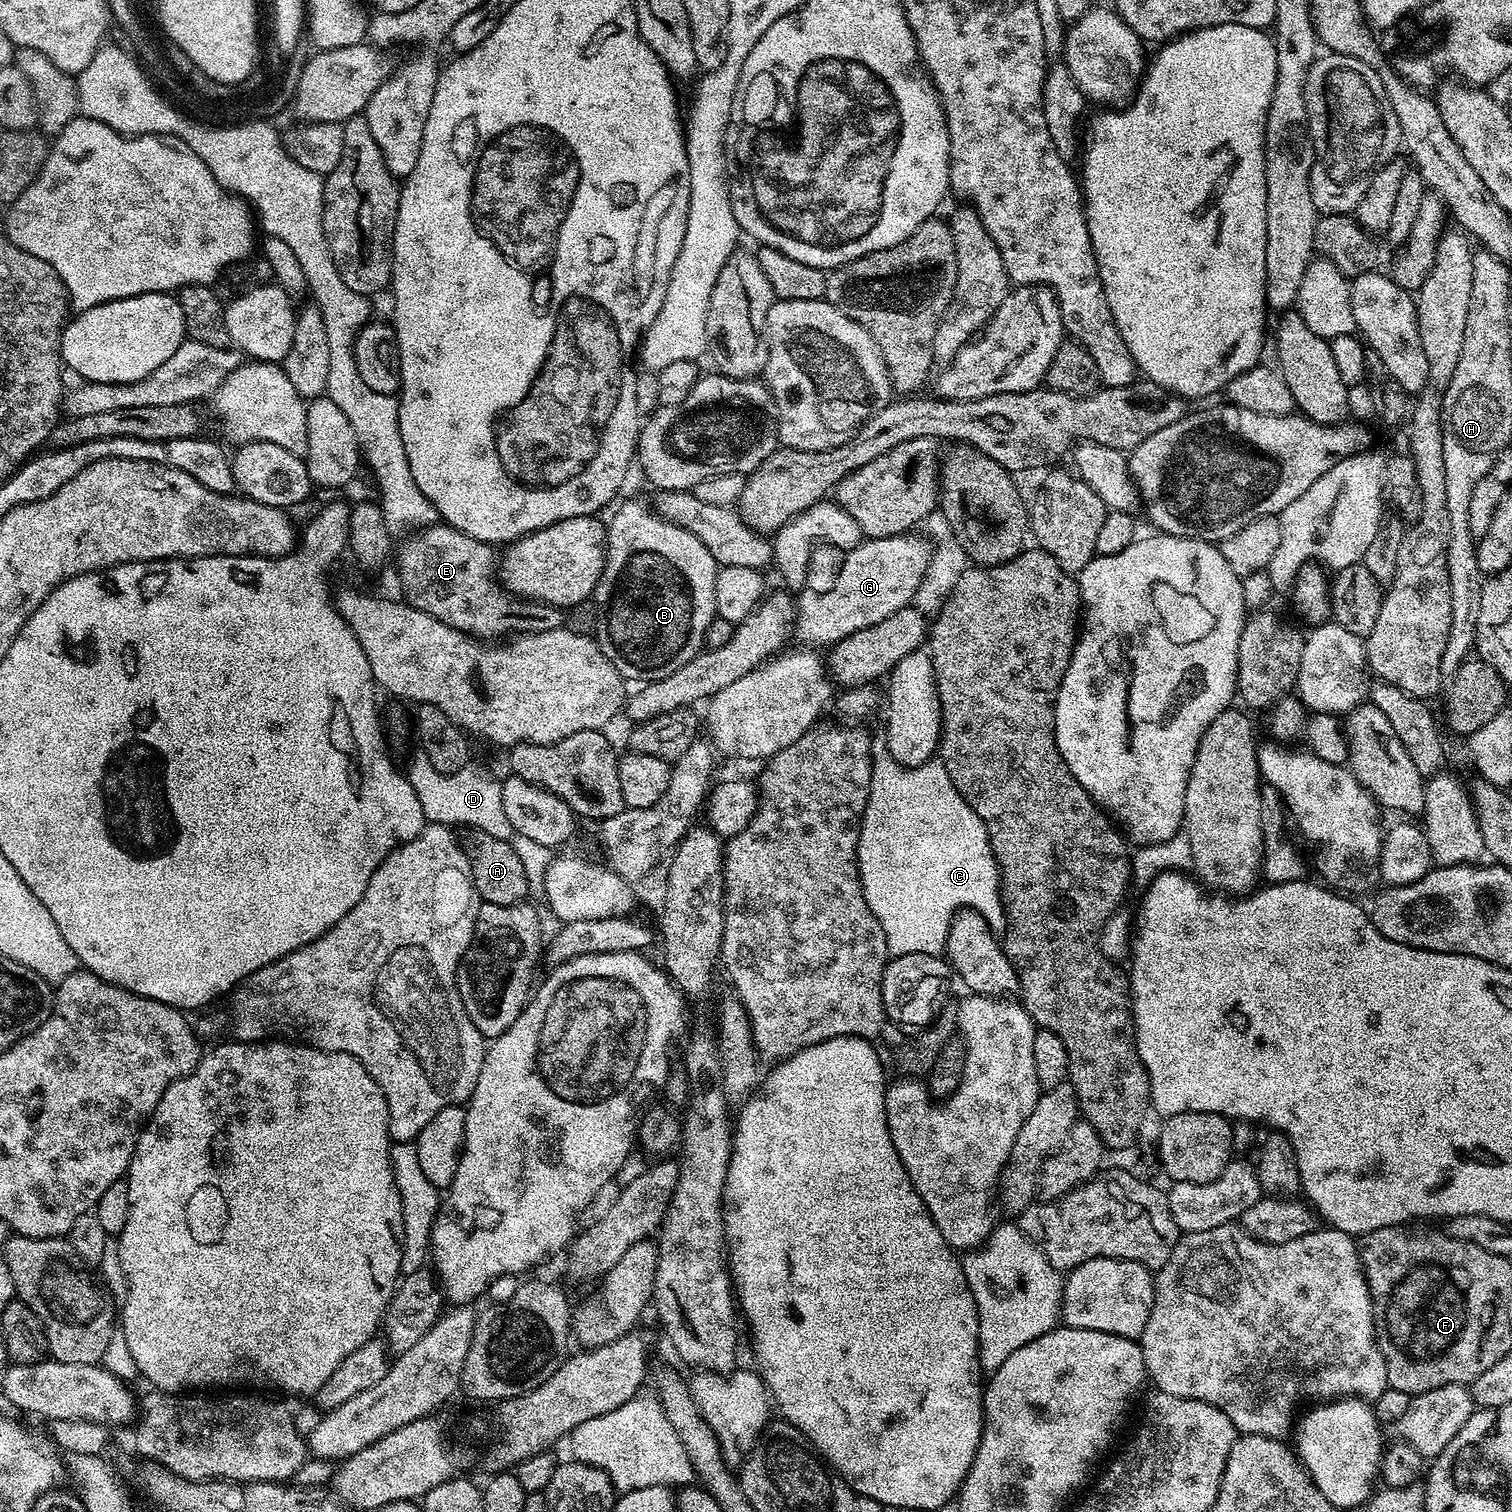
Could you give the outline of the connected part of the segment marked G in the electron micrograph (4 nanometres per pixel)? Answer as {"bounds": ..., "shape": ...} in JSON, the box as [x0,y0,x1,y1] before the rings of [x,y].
{"bounds":[795,535,933,646],"shape":[[[916,535],[861,539],[855,548],[843,553],[844,561],[832,580],[813,579],[805,583],[795,597],[795,639],[800,639],[804,646],[831,646],[909,607],[930,566],[933,553],[933,545],[923,535]]]}

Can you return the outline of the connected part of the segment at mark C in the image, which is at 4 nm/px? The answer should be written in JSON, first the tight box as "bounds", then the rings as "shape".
{"bounds":[856,739,1005,956],"shape":[[[873,739],[870,794],[860,823],[856,861],[864,897],[874,918],[878,918],[878,926],[882,926],[882,934],[886,934],[886,946],[892,956],[919,952],[940,956],[947,949],[952,921],[961,910],[976,912],[994,930],[1005,927],[1000,871],[990,850],[986,826],[958,794],[938,758],[917,768],[904,768],[890,754],[887,739]]]}

